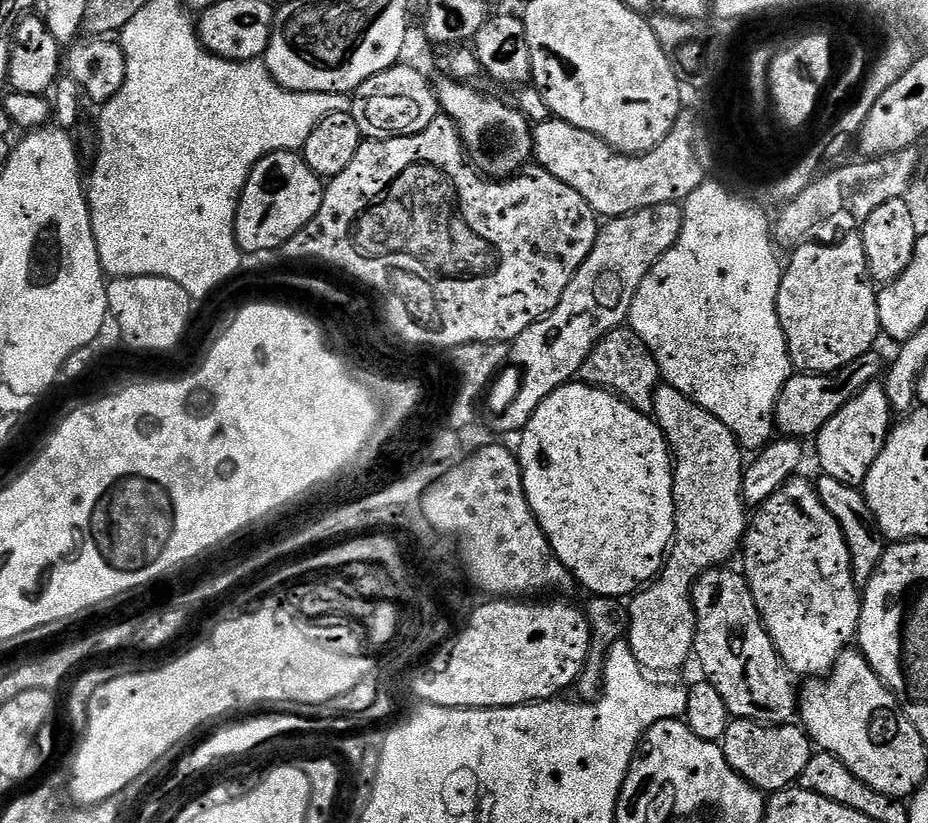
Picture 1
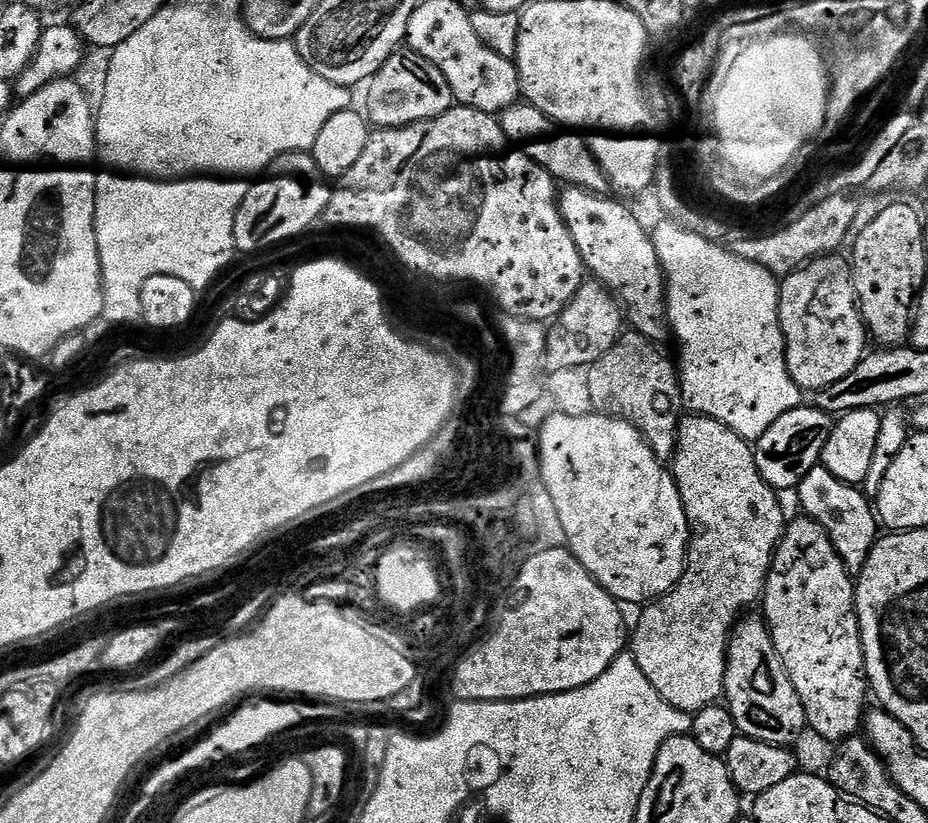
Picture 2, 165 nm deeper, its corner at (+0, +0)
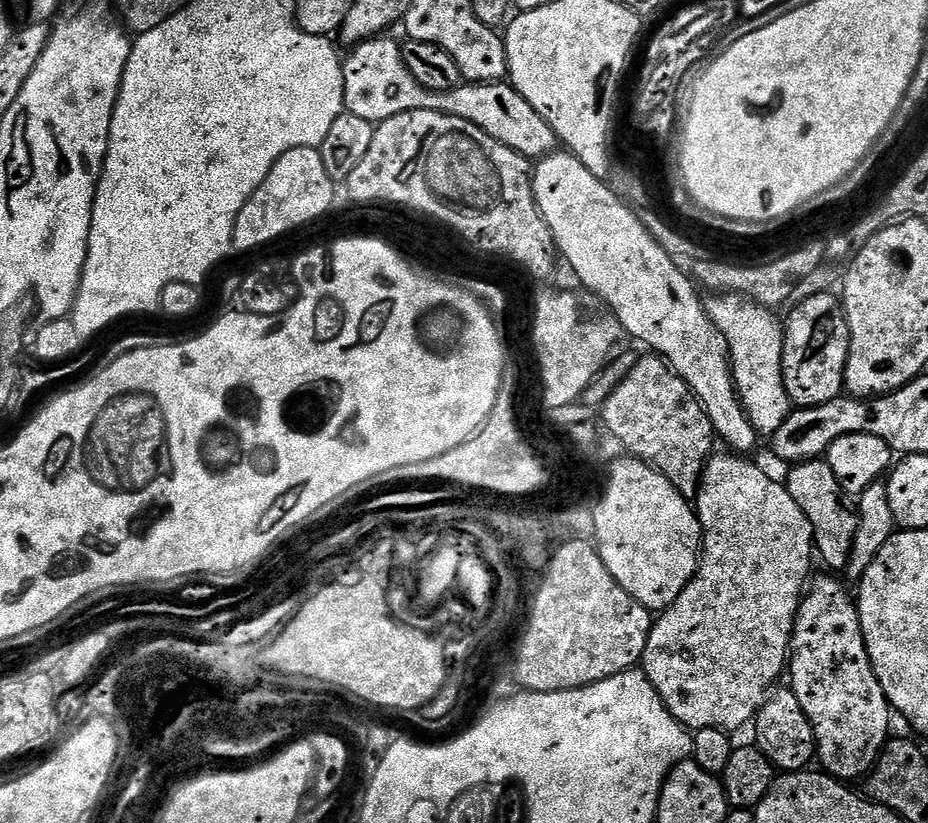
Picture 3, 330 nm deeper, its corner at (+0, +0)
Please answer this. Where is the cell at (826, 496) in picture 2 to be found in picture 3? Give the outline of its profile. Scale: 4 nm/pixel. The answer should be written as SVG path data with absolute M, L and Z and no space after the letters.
M827 459L806 460L803 464L793 464L787 469L786 487L790 498L802 506L802 514L812 527L812 539L815 551L824 559L828 568L847 569L848 559L854 546L854 534L858 530L858 518L854 500L849 493L842 490L838 478L834 478L834 470L830 470Z

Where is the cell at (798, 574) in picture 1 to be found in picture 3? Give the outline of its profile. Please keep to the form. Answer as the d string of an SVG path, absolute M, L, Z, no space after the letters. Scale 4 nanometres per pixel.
M817 575L811 581L810 587L805 591L801 601L800 609L796 615L796 625L792 631L792 647L790 649L790 676L792 672L792 684L790 684L791 692L796 695L798 702L802 706L802 710L806 714L806 718L810 722L810 726L814 730L814 738L816 739L816 756L818 757L819 767L823 769L827 775L836 777L841 782L853 782L852 780L863 781L868 773L876 766L876 761L880 759L880 754L884 750L884 745L890 739L888 731L892 728L892 716L894 717L894 709L889 704L886 694L882 690L882 686L876 677L874 666L868 657L866 650L866 642L862 634L862 626L860 625L860 610L855 599L848 597L848 592L836 580L831 580L828 576Z

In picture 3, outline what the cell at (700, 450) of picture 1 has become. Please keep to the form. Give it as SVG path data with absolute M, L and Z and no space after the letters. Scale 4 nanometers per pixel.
M727 454L728 456L713 455L704 468L704 476L700 479L700 491L694 497L696 516L700 520L700 535L702 537L702 551L700 566L696 576L678 594L678 598L669 608L665 608L653 619L650 638L646 642L642 671L648 676L648 681L658 690L662 702L674 714L679 724L689 730L706 730L707 728L722 728L725 732L735 733L735 728L744 728L755 721L760 708L768 701L770 693L777 687L776 679L785 675L790 664L790 649L792 647L792 631L796 625L796 615L800 609L800 601L806 591L812 572L812 556L814 560L814 541L812 527L802 514L802 506L790 498L787 487L780 484L772 476L767 476L756 464L751 464L751 459L740 454Z

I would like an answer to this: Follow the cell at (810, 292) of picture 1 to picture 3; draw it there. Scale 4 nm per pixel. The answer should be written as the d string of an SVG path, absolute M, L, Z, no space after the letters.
M816 292L808 296L792 313L784 324L784 353L782 370L786 394L796 408L813 408L837 399L845 391L844 371L850 350L848 319L844 316L844 306L839 295L831 296L828 292Z

